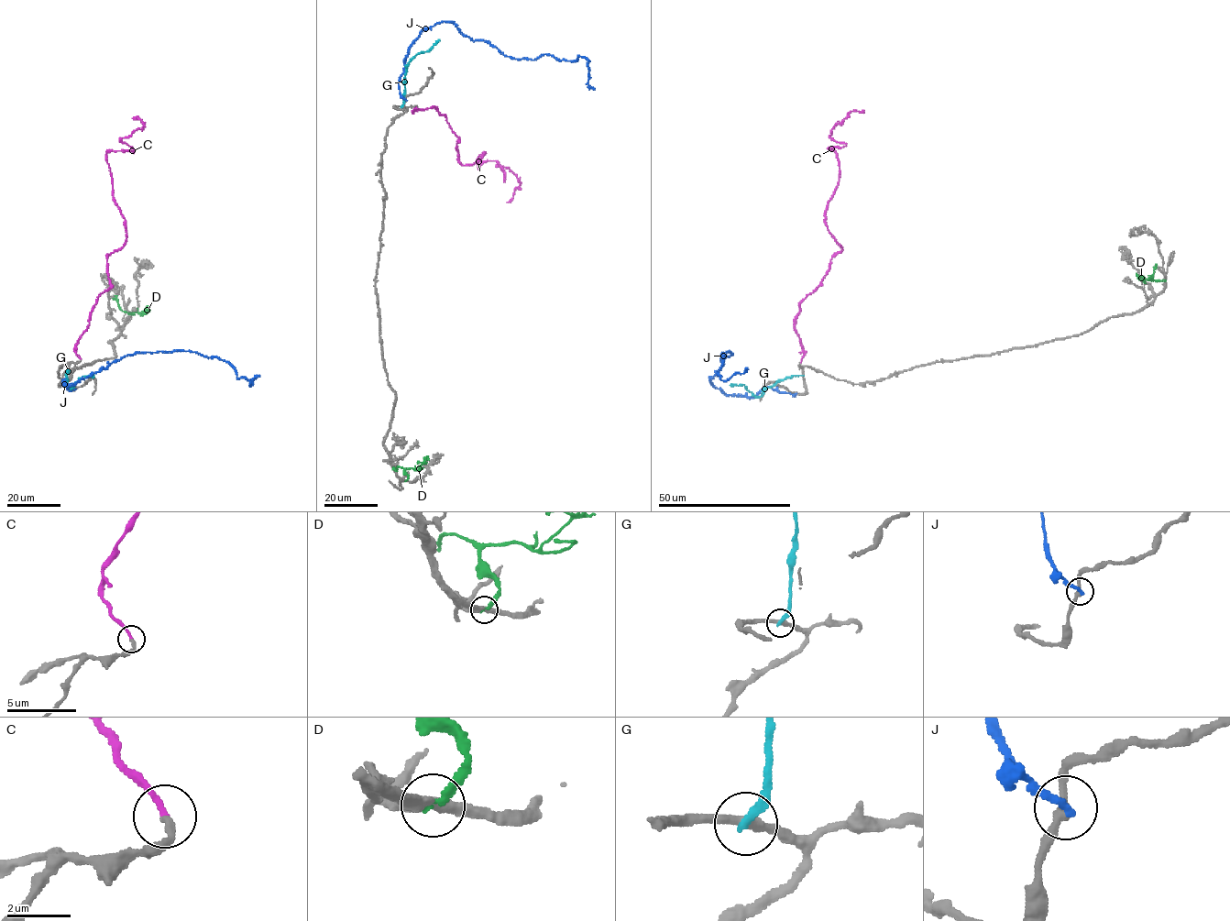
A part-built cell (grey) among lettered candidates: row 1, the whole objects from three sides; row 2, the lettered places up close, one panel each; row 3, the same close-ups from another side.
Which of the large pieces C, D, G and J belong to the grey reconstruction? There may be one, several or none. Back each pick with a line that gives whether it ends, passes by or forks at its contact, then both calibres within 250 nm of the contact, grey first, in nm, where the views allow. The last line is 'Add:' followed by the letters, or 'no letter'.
C: it ends there; 200 nm thick on the grey side, 200 nm on the other
Add: C

